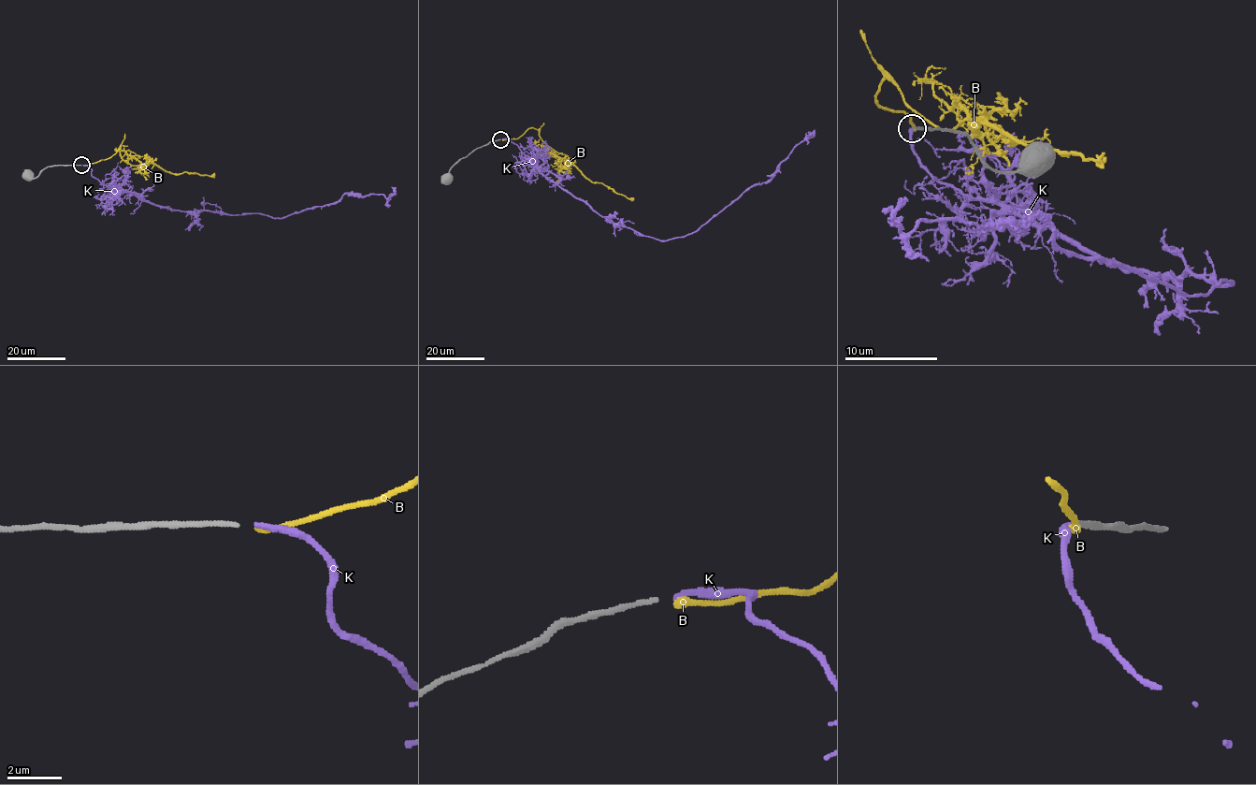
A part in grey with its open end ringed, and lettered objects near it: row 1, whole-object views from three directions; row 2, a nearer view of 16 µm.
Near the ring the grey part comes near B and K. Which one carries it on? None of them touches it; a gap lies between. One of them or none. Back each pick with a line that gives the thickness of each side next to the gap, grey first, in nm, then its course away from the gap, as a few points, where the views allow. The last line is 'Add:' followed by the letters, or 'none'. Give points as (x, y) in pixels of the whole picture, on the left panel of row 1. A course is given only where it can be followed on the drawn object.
K: Thickness 160 nm (grey) against 220 nm. Its course: (83, 165), (100, 182), (159, 206), (226, 214), (283, 218), (345, 194), (387, 198), (391, 186)
Add: K

